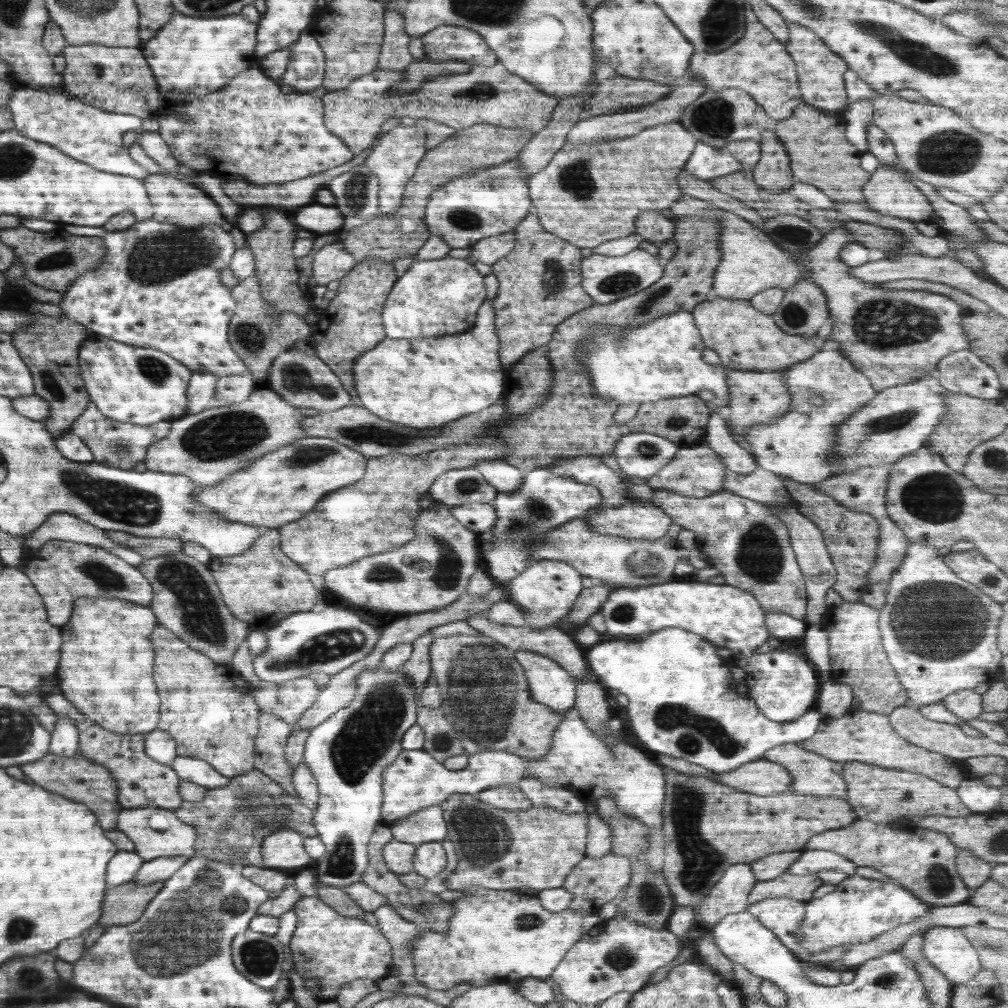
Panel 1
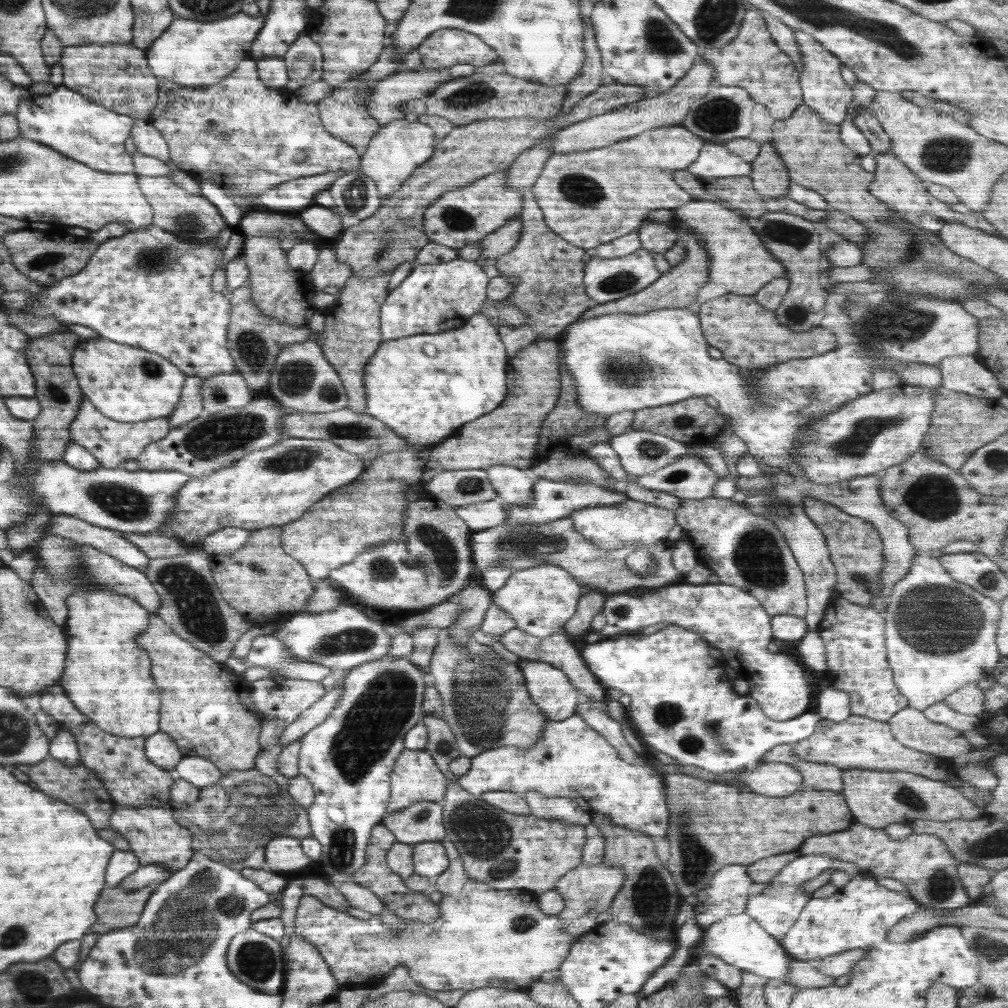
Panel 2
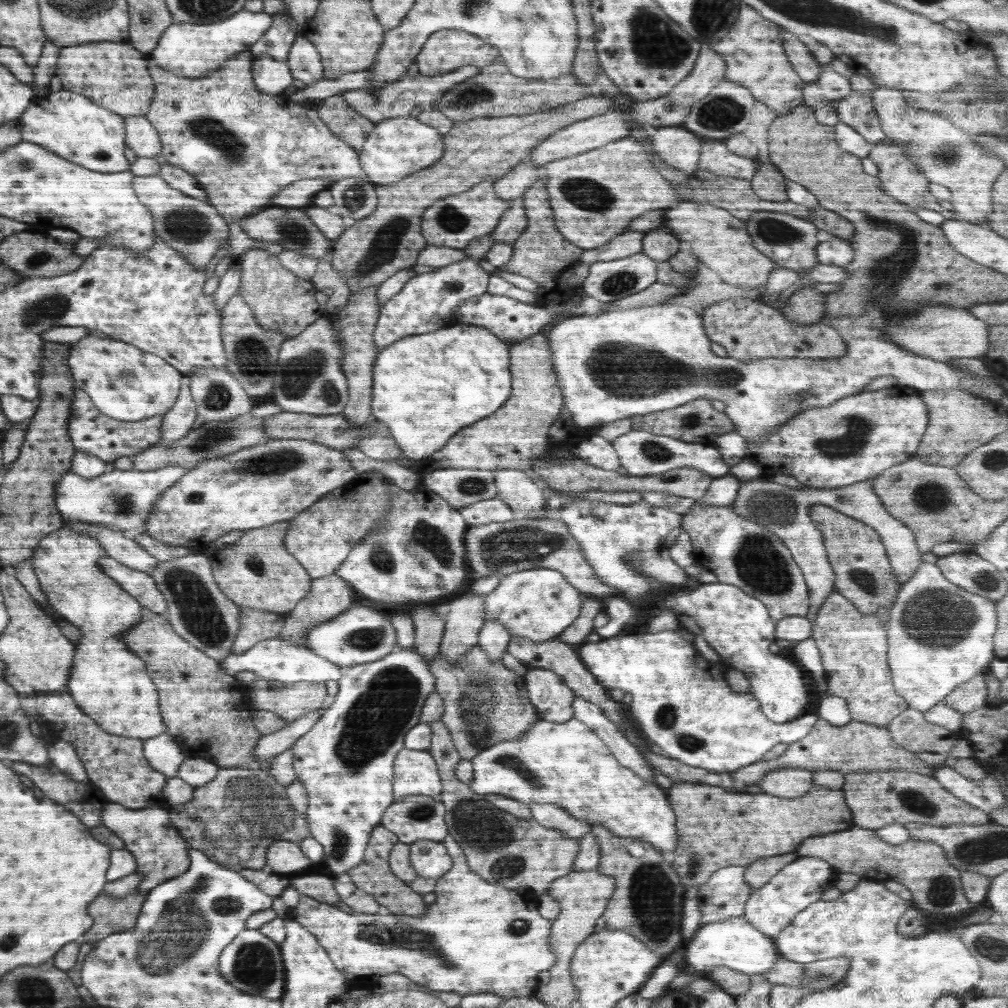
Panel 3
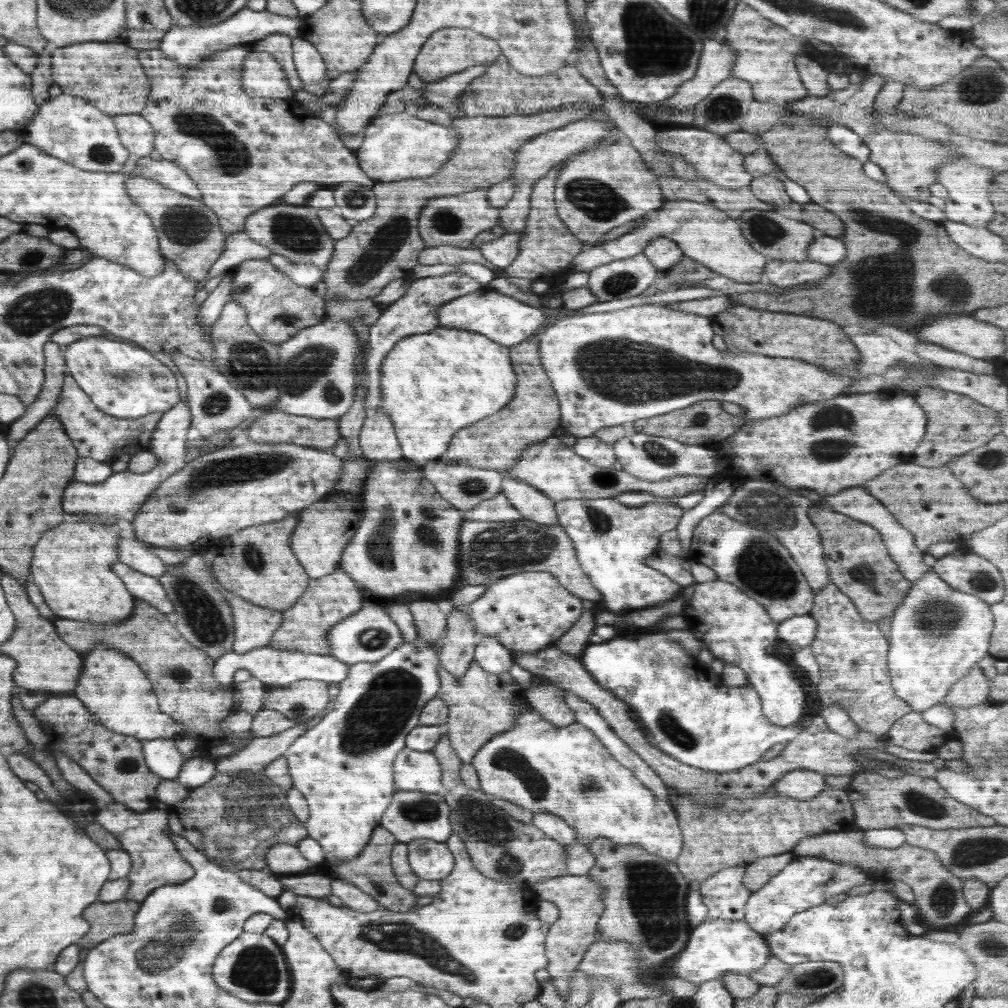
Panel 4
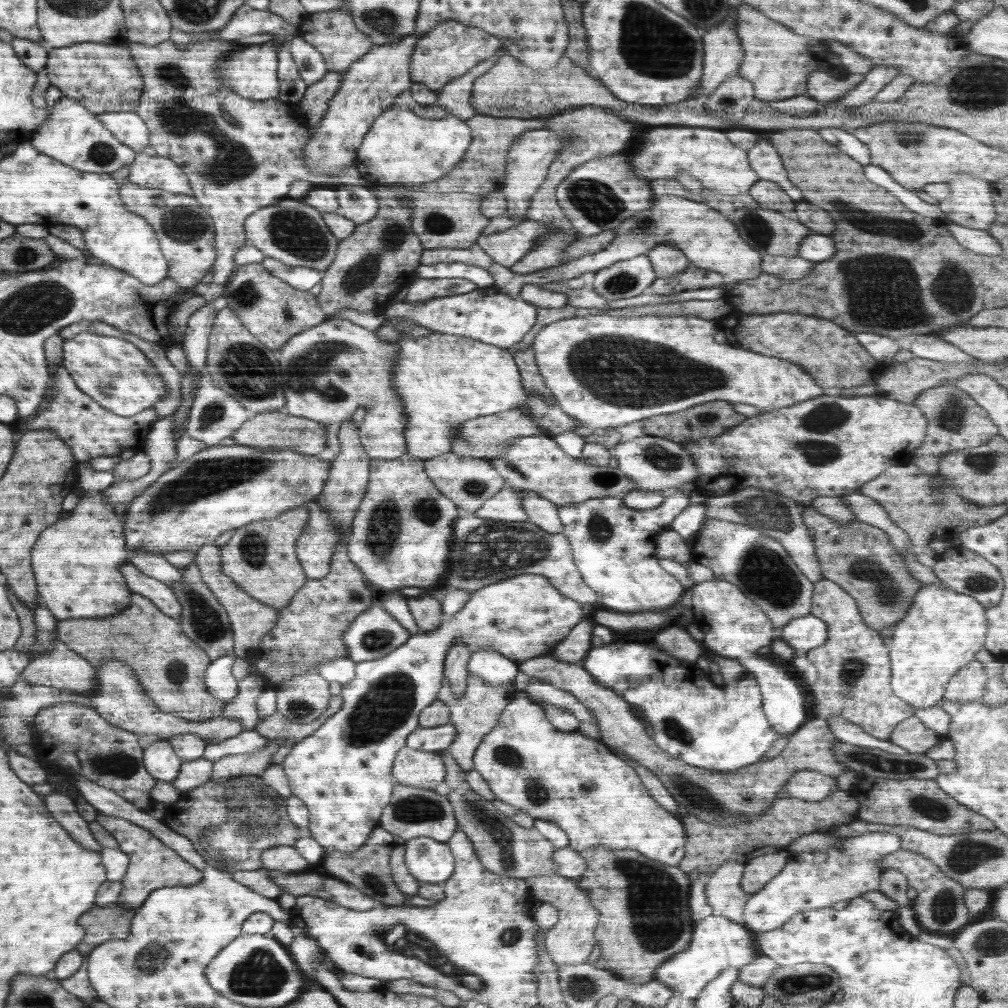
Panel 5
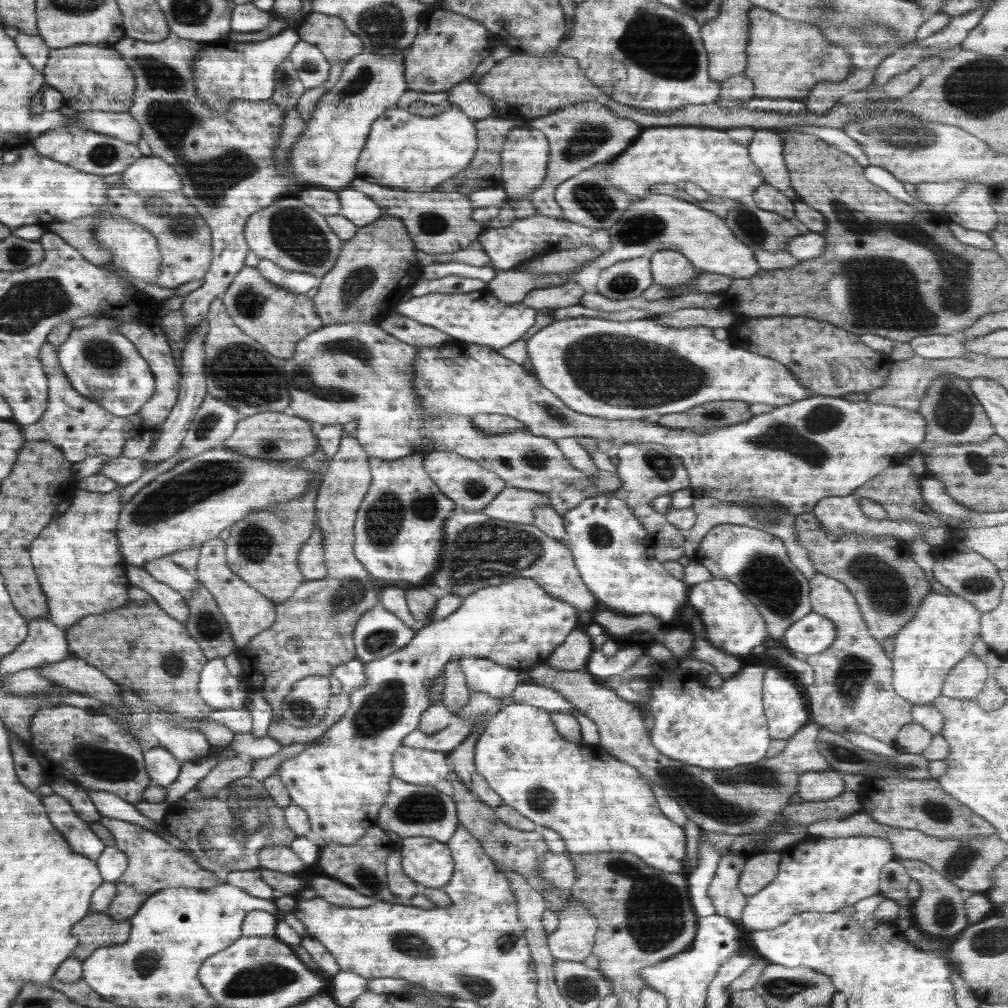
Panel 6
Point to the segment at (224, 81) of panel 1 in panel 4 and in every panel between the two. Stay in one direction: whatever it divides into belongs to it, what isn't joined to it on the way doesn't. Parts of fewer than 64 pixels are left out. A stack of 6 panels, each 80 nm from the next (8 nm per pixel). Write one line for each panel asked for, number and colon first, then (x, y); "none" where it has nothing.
2: (192, 53)
3: (191, 50)
4: (187, 45)

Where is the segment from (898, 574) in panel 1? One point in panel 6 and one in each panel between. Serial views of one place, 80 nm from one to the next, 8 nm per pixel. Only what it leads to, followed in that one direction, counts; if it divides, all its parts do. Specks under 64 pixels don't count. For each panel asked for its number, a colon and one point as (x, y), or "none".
2: (940, 633)
3: (939, 635)
4: (938, 634)
5: (942, 632)
6: (944, 629)

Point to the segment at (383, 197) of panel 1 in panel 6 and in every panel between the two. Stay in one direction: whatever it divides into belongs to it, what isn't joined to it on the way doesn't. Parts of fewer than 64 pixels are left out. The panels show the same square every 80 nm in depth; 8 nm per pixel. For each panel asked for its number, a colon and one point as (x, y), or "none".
2: (396, 150)
3: (398, 147)
4: (399, 146)
5: (402, 148)
6: (417, 154)

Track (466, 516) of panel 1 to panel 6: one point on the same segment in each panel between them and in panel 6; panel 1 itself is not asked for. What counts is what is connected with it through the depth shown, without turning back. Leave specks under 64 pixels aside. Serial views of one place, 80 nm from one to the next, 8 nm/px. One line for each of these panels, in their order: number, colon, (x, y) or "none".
2: (480, 516)
3: (494, 510)
4: (498, 508)
5: (506, 505)
6: (515, 505)

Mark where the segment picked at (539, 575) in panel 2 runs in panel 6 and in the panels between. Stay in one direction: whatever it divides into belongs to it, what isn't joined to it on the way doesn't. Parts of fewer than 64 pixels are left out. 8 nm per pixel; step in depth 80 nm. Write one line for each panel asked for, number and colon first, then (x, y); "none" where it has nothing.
3: (536, 605)
4: (529, 611)
5: (342, 772)
6: (342, 780)

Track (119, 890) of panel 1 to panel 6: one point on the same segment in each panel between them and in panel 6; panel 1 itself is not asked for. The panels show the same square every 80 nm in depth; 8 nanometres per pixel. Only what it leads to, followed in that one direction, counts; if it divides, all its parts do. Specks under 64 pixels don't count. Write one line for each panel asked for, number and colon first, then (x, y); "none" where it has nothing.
2: (119, 909)
3: (110, 914)
4: (107, 919)
5: (112, 922)
6: (98, 930)

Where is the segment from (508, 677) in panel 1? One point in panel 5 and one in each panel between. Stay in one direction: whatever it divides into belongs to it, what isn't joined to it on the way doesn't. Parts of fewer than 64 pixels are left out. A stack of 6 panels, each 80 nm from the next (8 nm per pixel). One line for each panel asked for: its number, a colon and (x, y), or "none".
2: (485, 699)
3: (485, 703)
4: (481, 706)
5: (475, 715)

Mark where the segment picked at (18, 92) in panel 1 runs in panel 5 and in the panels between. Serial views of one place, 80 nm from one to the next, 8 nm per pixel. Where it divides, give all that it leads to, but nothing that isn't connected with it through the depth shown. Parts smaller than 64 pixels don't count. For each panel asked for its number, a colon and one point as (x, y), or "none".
2: (68, 122)
3: (75, 127)
4: (70, 128)
5: (75, 136)

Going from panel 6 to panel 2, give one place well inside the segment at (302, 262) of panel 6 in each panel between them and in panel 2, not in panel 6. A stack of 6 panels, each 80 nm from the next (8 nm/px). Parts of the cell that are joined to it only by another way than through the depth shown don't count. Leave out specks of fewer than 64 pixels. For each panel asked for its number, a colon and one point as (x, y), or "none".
2: (262, 222)
3: (291, 227)
4: (294, 231)
5: (294, 233)

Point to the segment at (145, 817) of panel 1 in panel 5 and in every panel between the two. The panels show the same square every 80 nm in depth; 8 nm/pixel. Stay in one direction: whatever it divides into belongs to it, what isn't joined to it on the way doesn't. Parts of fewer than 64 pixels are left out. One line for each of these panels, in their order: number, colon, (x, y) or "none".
2: (155, 836)
3: (161, 852)
4: (156, 862)
5: (152, 865)

